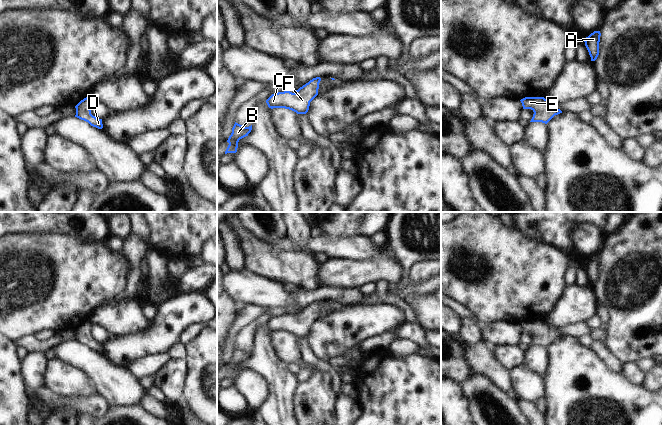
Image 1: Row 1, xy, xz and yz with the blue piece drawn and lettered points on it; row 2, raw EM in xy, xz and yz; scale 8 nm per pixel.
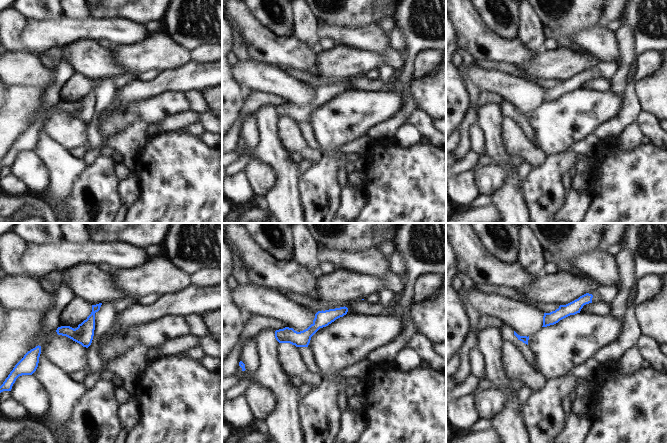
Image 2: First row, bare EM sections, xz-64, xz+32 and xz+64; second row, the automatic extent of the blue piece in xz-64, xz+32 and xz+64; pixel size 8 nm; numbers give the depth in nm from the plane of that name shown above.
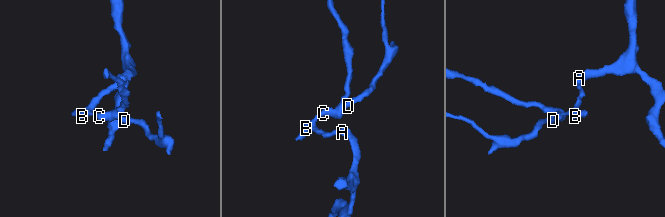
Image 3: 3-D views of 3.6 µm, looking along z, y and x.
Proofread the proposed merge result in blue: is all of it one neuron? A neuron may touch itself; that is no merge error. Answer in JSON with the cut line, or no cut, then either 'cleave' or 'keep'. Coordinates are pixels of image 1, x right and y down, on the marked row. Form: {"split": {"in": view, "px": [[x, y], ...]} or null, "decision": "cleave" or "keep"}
{"split": null, "decision": "keep"}

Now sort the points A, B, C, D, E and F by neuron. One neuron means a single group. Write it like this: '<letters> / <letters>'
A B C D E F

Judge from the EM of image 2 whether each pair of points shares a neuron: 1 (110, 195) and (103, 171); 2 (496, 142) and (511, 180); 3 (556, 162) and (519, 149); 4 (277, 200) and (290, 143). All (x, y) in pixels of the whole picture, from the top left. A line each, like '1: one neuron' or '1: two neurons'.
1: one neuron
2: one neuron
3: two neurons
4: two neurons

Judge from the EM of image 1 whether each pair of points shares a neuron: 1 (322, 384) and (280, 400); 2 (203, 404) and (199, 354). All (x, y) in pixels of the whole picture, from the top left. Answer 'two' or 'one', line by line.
1: two
2: one

